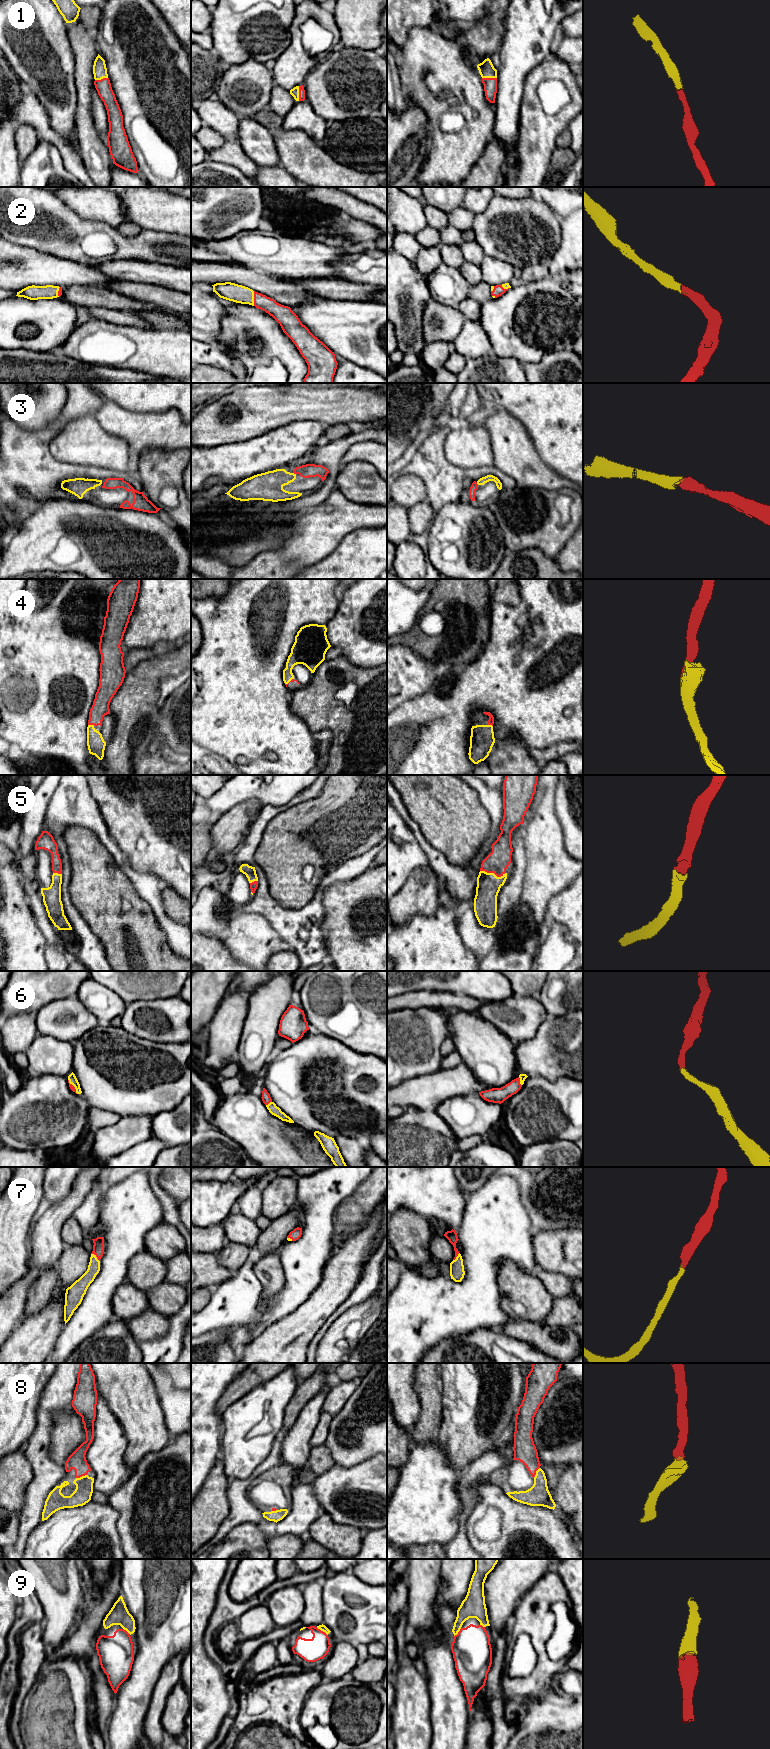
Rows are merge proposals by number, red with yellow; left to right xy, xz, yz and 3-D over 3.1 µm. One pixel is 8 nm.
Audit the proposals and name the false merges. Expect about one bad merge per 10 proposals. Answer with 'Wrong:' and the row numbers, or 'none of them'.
Wrong: none of them

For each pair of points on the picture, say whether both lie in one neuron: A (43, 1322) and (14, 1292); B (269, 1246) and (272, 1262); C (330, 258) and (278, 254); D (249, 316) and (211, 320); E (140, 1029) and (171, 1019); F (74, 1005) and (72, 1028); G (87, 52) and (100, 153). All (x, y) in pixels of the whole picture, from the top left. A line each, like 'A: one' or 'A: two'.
A: two
B: two
C: one
D: two
E: one
F: one
G: one

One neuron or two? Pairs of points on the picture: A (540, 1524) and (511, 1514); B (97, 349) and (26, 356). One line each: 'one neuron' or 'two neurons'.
A: one neuron
B: two neurons

